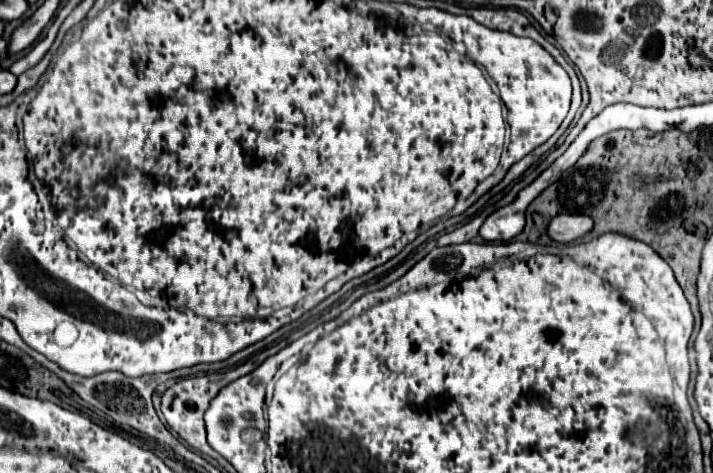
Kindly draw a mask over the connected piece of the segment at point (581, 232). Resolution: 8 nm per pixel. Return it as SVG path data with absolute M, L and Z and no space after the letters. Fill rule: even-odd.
M562 213L550 221L548 235L558 243L570 243L570 241L576 241L576 239L584 237L586 233L590 233L592 227L594 227L594 223L586 215Z

